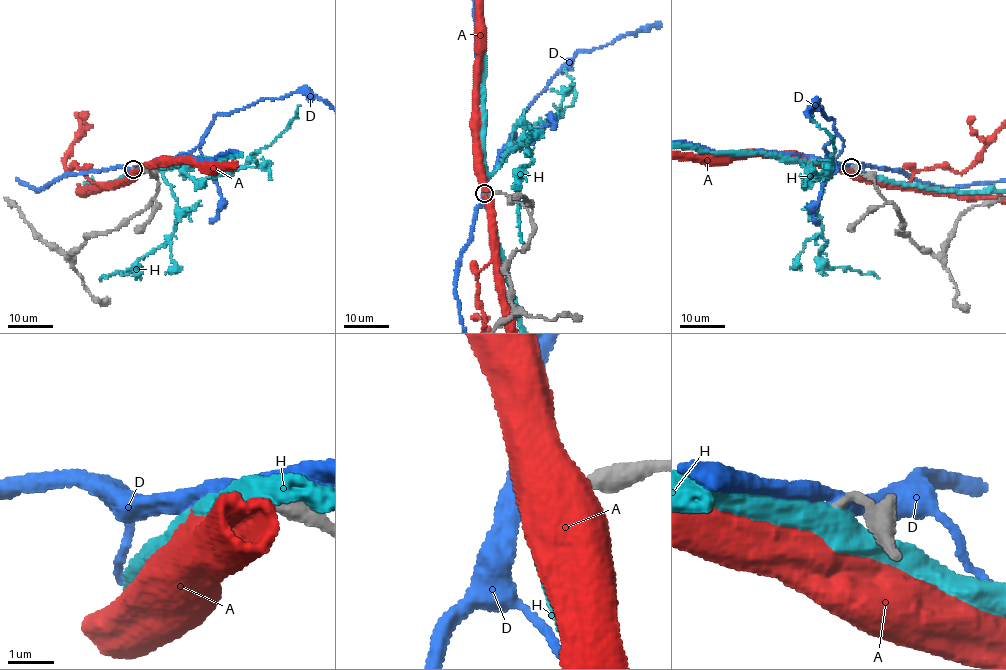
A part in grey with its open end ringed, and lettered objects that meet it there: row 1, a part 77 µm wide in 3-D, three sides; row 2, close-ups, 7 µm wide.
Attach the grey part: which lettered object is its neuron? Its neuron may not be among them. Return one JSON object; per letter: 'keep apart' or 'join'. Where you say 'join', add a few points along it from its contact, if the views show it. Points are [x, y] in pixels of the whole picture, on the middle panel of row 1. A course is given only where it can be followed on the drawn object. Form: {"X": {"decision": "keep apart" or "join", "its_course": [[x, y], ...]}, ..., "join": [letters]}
{"A": {"decision": "join"}, "D": {"decision": "keep apart"}, "H": {"decision": "keep apart"}, "join": ["A"]}

